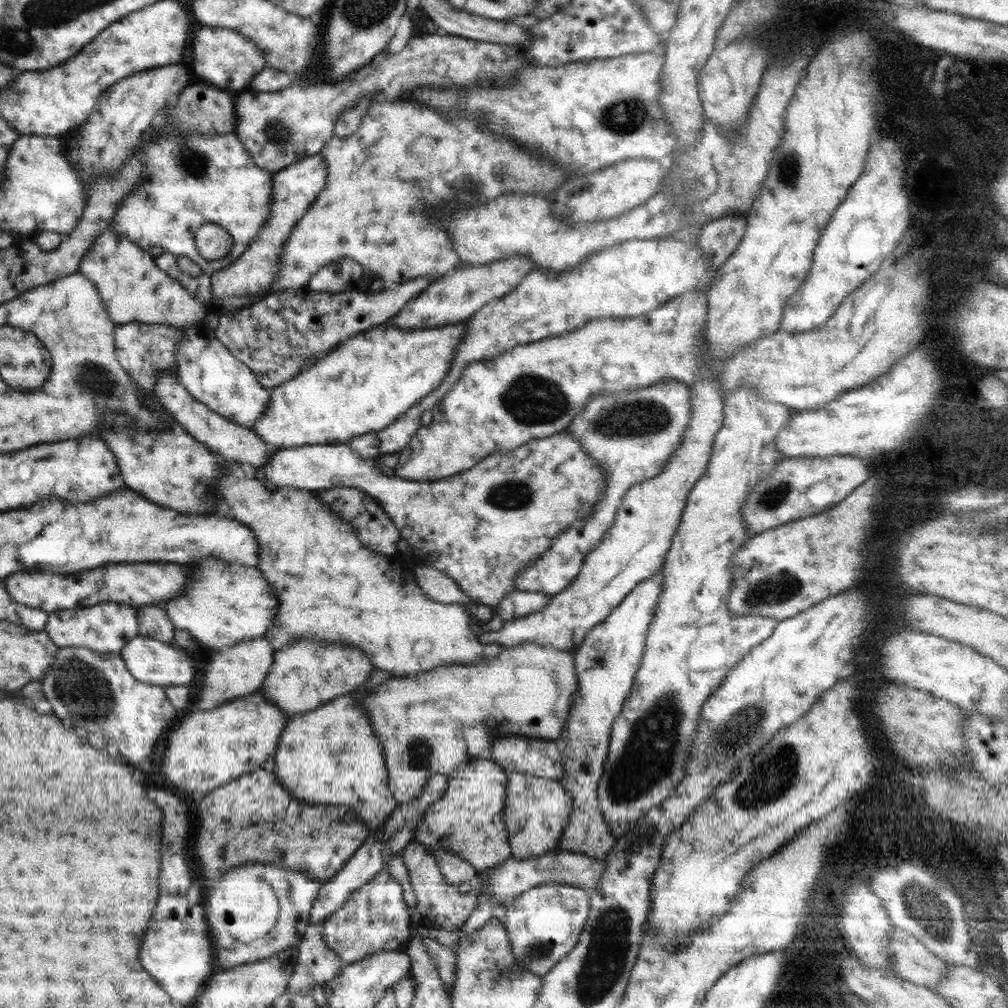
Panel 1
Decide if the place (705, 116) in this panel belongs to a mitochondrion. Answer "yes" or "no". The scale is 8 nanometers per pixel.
no

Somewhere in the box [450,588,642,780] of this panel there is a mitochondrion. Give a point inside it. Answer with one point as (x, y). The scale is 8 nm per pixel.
(603, 660)

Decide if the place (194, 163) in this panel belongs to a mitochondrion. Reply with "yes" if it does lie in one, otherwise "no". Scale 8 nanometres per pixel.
yes

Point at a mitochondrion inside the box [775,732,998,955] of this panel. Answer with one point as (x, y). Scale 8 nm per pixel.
(935, 911)

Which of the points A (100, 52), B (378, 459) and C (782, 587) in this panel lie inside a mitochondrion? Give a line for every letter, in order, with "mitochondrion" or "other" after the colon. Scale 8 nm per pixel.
A: other
B: other
C: mitochondrion

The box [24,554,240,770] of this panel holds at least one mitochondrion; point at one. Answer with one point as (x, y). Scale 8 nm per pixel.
(76, 683)

